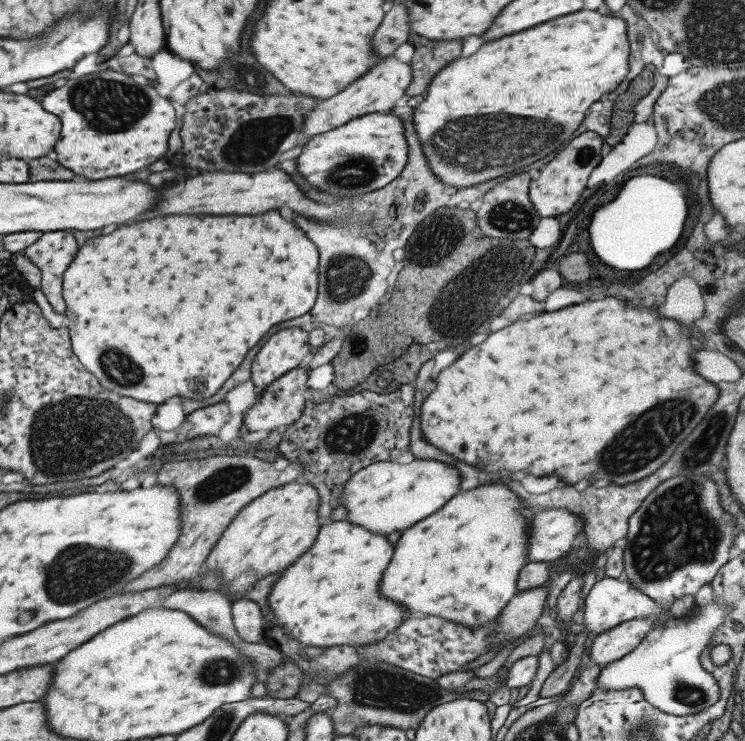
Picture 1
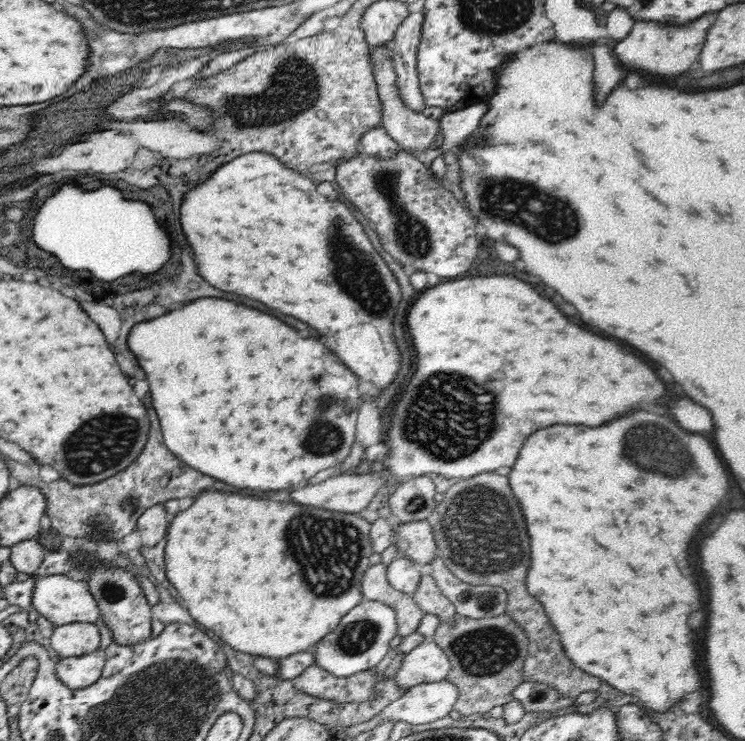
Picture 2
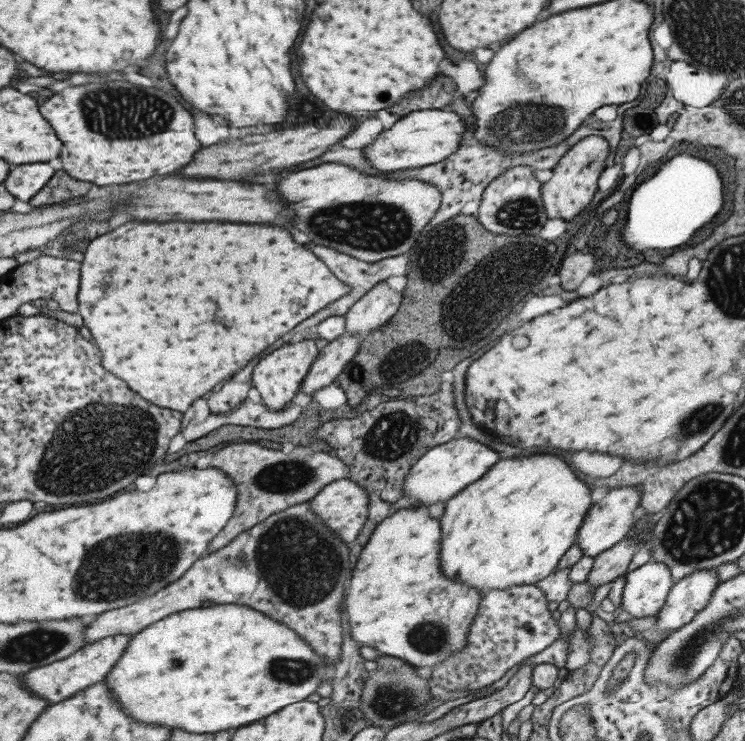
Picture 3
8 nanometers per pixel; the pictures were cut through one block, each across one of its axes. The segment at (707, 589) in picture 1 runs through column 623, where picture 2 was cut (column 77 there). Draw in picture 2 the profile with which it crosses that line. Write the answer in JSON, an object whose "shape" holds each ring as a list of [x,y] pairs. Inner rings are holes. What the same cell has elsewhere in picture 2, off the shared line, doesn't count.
{"shape":[[[101,647],[84,655],[60,657],[54,662],[54,675],[62,685],[77,691],[99,680],[104,662],[106,656]]]}

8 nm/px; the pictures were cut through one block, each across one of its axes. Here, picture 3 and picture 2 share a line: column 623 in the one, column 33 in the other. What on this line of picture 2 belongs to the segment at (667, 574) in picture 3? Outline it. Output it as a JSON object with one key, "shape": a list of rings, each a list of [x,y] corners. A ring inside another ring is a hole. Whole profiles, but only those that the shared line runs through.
{"shape":[[[65,574],[36,575],[30,602],[32,615],[44,616],[54,625],[60,626],[74,621],[95,623],[101,620],[96,601],[87,584],[74,576]]]}

